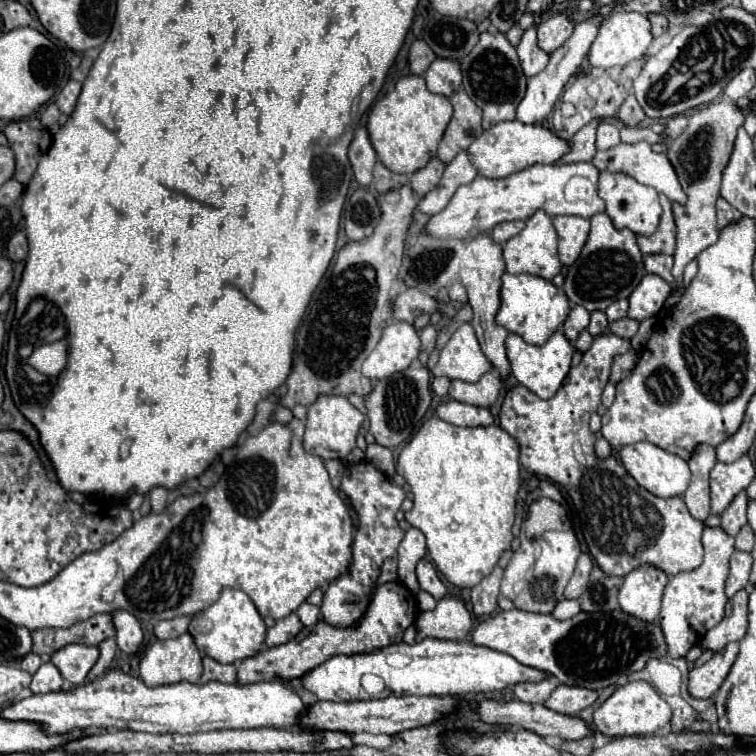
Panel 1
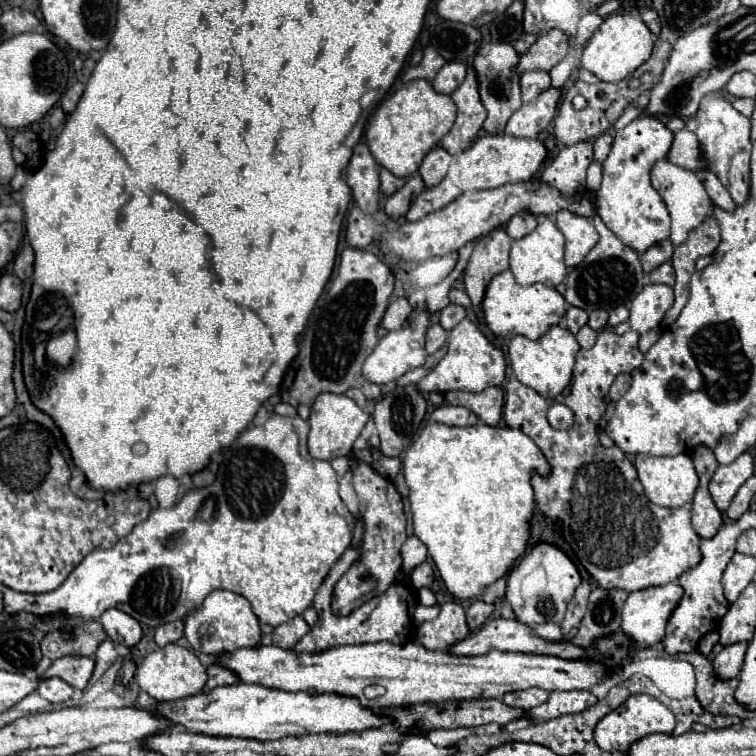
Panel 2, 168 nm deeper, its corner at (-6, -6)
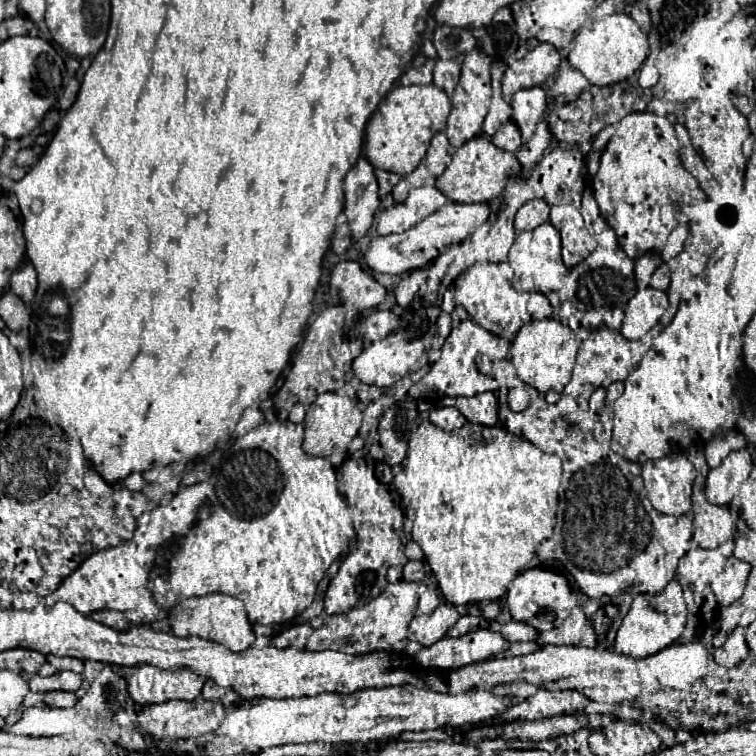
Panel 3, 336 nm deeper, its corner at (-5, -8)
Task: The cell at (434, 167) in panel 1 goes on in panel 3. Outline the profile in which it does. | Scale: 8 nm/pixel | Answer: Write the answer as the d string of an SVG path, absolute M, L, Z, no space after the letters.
M441 132L431 138L427 146L427 156L423 160L423 166L429 176L439 176L445 170L445 166L449 164L449 150L451 146Z

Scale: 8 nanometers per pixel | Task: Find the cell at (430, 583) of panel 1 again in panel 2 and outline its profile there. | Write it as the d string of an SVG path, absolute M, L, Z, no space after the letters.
M422 562L420 566L416 566L412 572L410 572L410 580L416 588L422 588L422 586L430 586L432 580L434 580L434 572L432 572L432 566L430 562Z

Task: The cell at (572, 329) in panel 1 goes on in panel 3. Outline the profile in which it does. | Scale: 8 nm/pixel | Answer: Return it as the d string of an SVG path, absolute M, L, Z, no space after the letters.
M563 302L561 304L561 308L559 308L559 322L563 322L569 328L577 328L581 324L581 318L583 318L583 312L577 310L571 302Z

